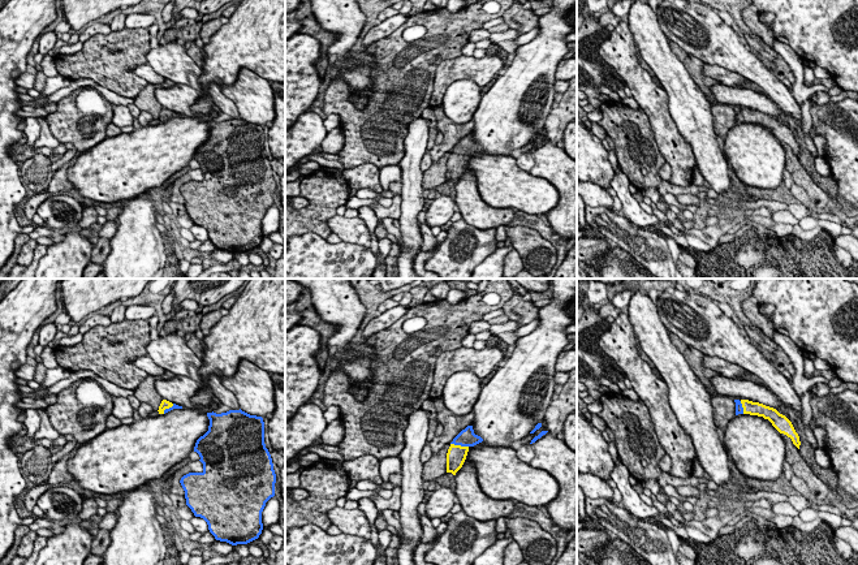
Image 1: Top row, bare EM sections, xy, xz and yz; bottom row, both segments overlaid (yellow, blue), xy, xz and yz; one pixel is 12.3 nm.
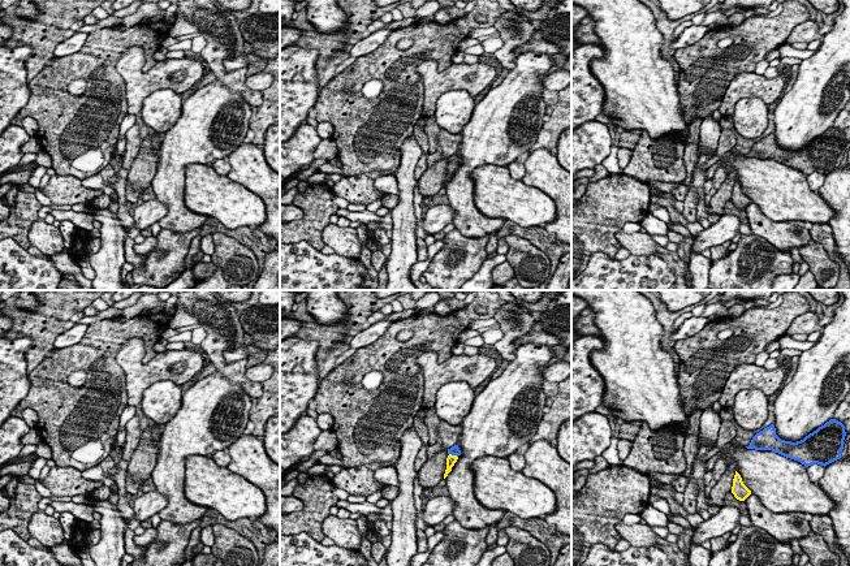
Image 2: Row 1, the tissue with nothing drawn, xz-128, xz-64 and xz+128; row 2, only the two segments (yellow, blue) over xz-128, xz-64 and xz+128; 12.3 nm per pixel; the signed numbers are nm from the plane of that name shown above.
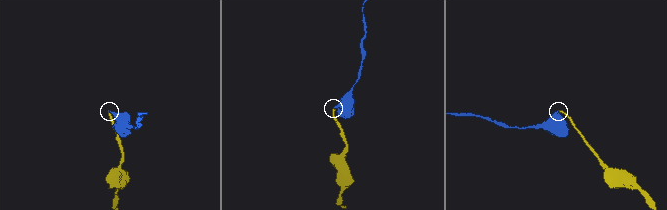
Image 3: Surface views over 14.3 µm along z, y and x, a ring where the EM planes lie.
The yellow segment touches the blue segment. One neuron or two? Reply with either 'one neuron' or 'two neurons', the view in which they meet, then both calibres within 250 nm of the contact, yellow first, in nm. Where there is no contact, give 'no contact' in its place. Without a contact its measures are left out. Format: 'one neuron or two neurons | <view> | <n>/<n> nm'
one neuron | xz | 240/220 nm

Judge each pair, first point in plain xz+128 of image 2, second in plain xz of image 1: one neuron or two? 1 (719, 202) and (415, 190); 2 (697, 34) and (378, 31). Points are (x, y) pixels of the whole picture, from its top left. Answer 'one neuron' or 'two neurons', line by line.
1: two neurons
2: one neuron

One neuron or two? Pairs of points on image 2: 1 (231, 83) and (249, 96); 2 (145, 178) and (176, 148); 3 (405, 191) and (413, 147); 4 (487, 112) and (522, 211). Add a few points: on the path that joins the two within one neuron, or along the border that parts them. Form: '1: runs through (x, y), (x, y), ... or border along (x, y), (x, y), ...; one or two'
1: runs through (234, 83), (245, 93); one
2: border along (158, 154), (156, 173), (150, 185); two
3: runs through (406, 181), (409, 158); one
4: border along (505, 165), (480, 164), (475, 168); two

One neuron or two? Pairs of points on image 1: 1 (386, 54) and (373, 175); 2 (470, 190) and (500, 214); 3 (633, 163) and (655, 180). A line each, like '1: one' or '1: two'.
1: two
2: one
3: one

